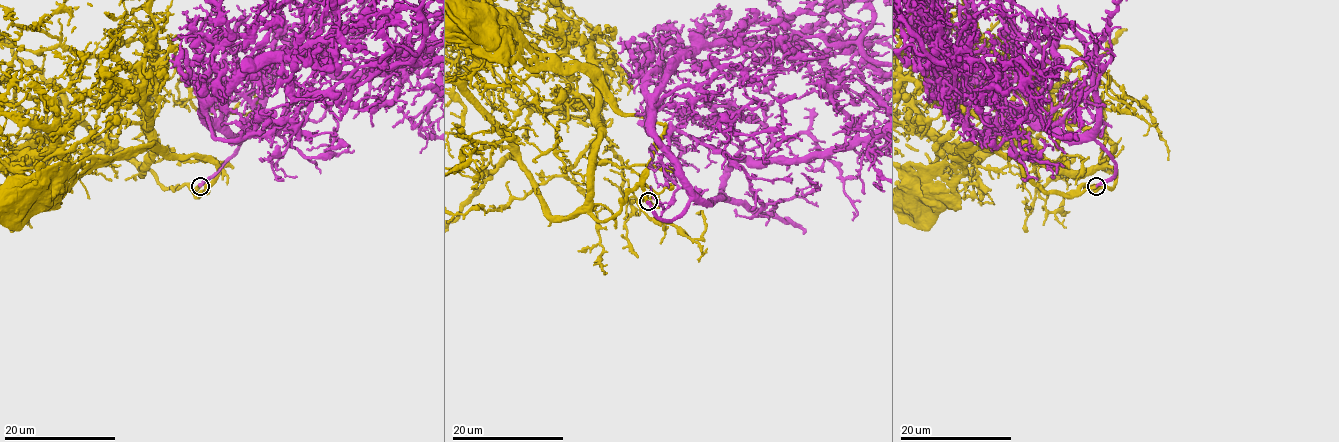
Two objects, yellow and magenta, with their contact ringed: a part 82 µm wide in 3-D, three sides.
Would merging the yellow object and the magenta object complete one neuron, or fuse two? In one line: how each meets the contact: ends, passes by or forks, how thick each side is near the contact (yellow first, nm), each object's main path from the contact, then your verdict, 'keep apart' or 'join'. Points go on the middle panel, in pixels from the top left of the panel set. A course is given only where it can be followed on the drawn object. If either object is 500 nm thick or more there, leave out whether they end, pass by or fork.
yellow ends | magenta ends | 320/320 nm | yellow via (648, 200), (644, 170), (665, 131), (660, 124), (624, 114), (581, 71), (539, 55), (504, 29), (462, 16) | magenta via (648, 202), (673, 220), (690, 198), (653, 133), (672, 69), (794, 41) | join

